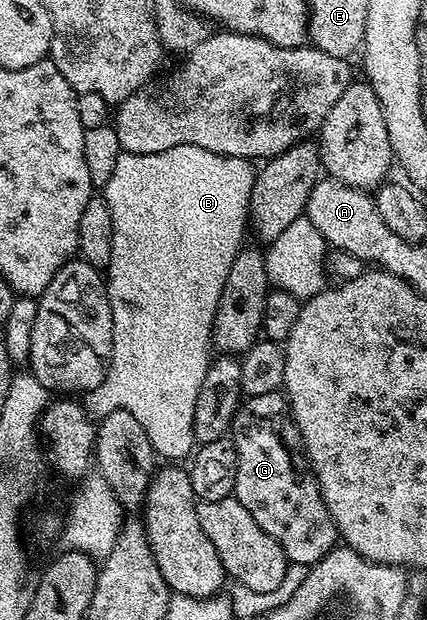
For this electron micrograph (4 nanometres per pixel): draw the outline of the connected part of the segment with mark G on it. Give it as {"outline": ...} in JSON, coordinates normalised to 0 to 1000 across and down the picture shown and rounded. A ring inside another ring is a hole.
{"outline":[[[660,631],[583,639],[562,650],[536,698],[555,726],[555,771],[546,798],[564,810],[564,816],[574,816],[574,823],[583,823],[583,829],[593,829],[593,842],[602,842],[602,848],[611,848],[611,855],[621,855],[621,861],[630,861],[630,868],[639,868],[639,874],[658,881],[679,908],[726,913],[756,903],[761,894],[770,894],[787,882],[789,860],[780,835],[756,808],[747,779],[735,766],[717,760],[710,763],[691,750],[670,713],[653,705],[653,695],[663,690],[663,671],[667,677],[674,665],[672,640]]]}

